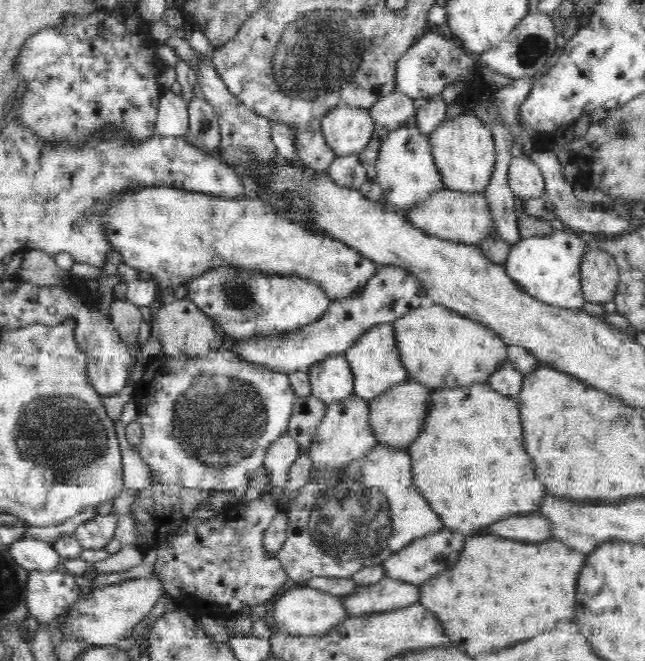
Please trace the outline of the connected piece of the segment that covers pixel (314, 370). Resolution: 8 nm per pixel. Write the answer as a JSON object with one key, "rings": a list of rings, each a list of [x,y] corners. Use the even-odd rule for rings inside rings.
{"rings":[[[345,351],[328,354],[319,362],[312,363],[307,372],[310,374],[310,382],[312,384],[311,395],[323,399],[326,404],[343,400],[352,394],[355,394],[355,380],[354,371],[352,371],[352,364],[348,361]]]}

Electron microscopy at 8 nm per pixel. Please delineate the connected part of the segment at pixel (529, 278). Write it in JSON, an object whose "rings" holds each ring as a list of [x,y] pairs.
{"rings":[[[567,229],[552,230],[550,234],[536,234],[512,245],[508,260],[504,263],[507,273],[528,294],[554,306],[582,308],[586,304],[581,289],[581,266],[591,251],[586,238]]]}

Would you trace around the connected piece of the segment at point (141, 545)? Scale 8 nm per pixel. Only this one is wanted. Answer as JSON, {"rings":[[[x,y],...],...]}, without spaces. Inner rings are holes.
{"rings":[[[154,471],[150,474],[150,484],[146,488],[132,490],[133,504],[128,515],[132,517],[132,523],[136,527],[136,536],[130,547],[138,550],[142,558],[149,550],[159,552],[168,541],[174,541],[176,537],[183,536],[200,519],[205,519],[205,512],[210,507],[210,495],[215,491],[208,491],[200,487],[188,487],[178,484],[159,482],[158,474]]]}

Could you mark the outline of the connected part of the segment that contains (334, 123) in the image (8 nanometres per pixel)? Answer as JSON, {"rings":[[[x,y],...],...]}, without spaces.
{"rings":[[[358,104],[332,106],[321,117],[321,130],[336,155],[358,153],[366,148],[376,126],[371,109]]]}

